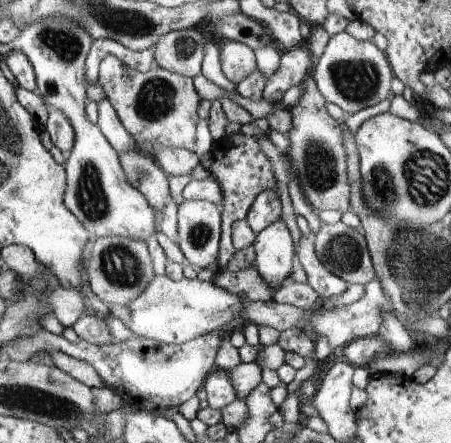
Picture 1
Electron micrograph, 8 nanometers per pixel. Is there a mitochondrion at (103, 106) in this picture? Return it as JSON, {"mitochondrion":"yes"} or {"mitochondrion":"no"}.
{"mitochondrion":"no"}

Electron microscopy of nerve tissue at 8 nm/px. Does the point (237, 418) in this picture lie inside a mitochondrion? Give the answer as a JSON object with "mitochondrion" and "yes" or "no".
{"mitochondrion":"no"}

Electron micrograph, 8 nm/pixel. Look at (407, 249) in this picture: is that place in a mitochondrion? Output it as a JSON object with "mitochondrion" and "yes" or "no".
{"mitochondrion":"yes"}

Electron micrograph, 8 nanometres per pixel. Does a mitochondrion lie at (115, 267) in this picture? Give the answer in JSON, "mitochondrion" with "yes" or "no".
{"mitochondrion":"yes"}

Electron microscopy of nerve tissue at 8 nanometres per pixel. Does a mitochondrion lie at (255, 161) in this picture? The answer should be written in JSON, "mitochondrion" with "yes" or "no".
{"mitochondrion":"no"}

